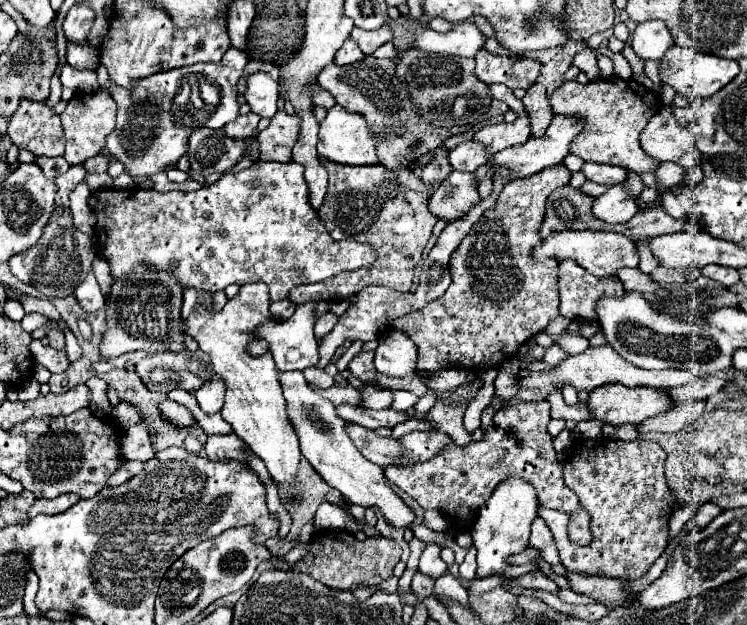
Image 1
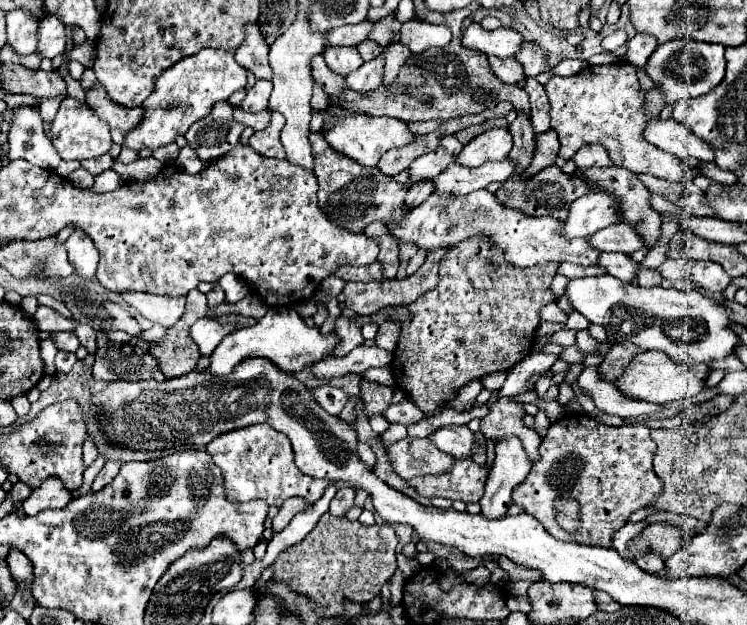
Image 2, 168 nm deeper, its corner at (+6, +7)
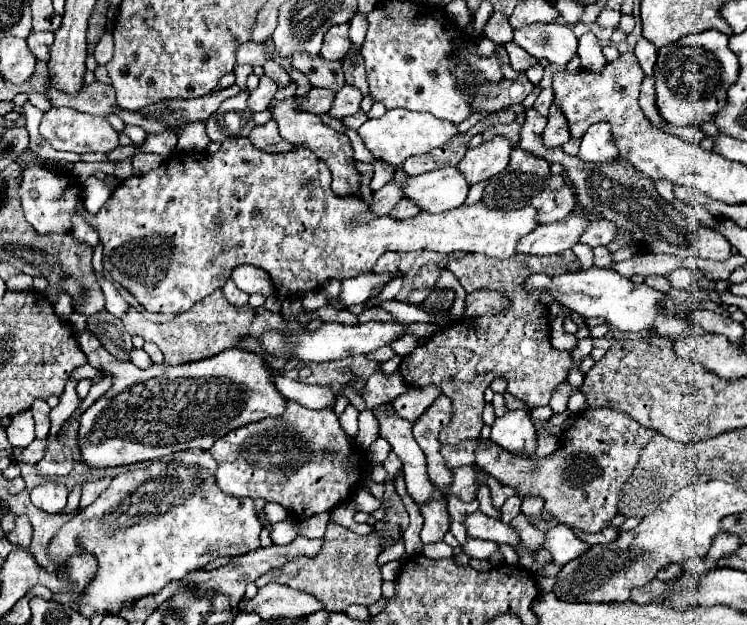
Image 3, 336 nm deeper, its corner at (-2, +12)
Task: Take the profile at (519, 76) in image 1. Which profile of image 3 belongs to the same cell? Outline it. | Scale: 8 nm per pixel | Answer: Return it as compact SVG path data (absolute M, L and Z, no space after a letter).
M508 42L504 44L508 56L510 56L510 66L516 70L516 72L526 72L530 66L538 64L538 60L534 56L530 56L528 52L524 52L520 46L516 46L514 42Z

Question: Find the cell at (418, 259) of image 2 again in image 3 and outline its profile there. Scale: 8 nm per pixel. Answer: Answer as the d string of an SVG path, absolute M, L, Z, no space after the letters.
M399 277L387 283L382 292L376 298L371 299L373 305L374 306L380 305L382 302L386 300L394 299L397 293L402 289L404 284L404 279L405 277Z

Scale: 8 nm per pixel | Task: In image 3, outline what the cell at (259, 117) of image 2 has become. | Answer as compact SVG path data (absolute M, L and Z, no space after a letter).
M290 96L286 100L280 100L274 104L272 108L272 120L276 120L280 136L284 140L288 140L294 148L308 148L312 150L320 160L324 160L324 164L330 168L332 172L332 190L338 196L356 196L360 194L362 188L362 174L356 170L356 160L354 160L354 150L352 150L352 142L348 140L346 134L340 134L336 130L332 130L326 124L304 124L304 112L298 112L294 108L298 96Z

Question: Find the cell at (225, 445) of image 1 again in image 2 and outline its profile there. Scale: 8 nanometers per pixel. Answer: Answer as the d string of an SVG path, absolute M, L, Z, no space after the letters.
M266 423L224 433L206 445L206 453L210 453L214 463L222 469L228 501L262 499L268 505L280 507L286 499L300 497L306 503L314 503L322 497L322 493L330 485L330 481L326 479L312 479L304 473L298 475L288 437L284 437L282 433L276 433Z

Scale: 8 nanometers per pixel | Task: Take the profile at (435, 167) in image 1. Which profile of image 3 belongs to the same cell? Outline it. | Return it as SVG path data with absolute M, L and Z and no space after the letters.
M400 200L398 206L392 208L390 216L392 216L392 218L410 218L410 216L416 216L418 210L420 210L420 208L416 208L410 200Z

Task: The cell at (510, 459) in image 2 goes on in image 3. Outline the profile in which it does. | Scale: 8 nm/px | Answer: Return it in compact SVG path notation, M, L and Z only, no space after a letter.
M510 410L502 418L496 418L490 438L522 458L536 454L536 432L530 422L530 412L526 410Z

